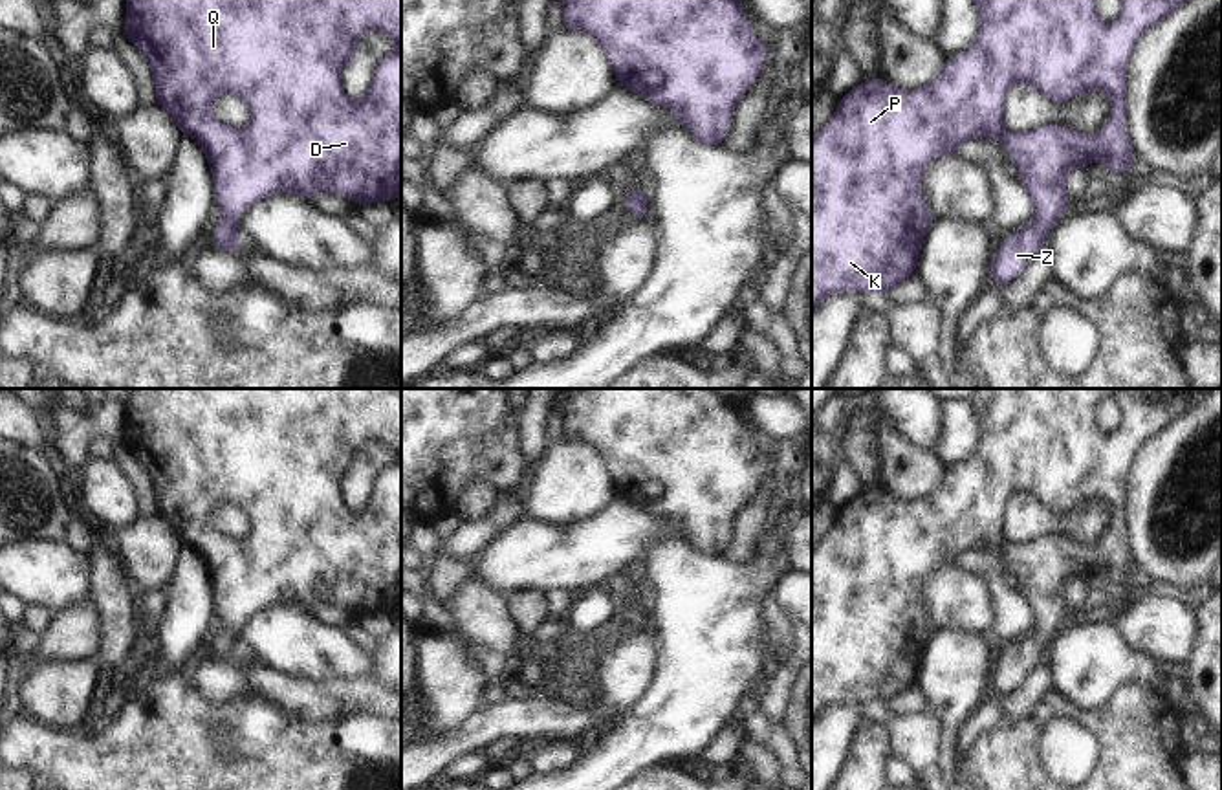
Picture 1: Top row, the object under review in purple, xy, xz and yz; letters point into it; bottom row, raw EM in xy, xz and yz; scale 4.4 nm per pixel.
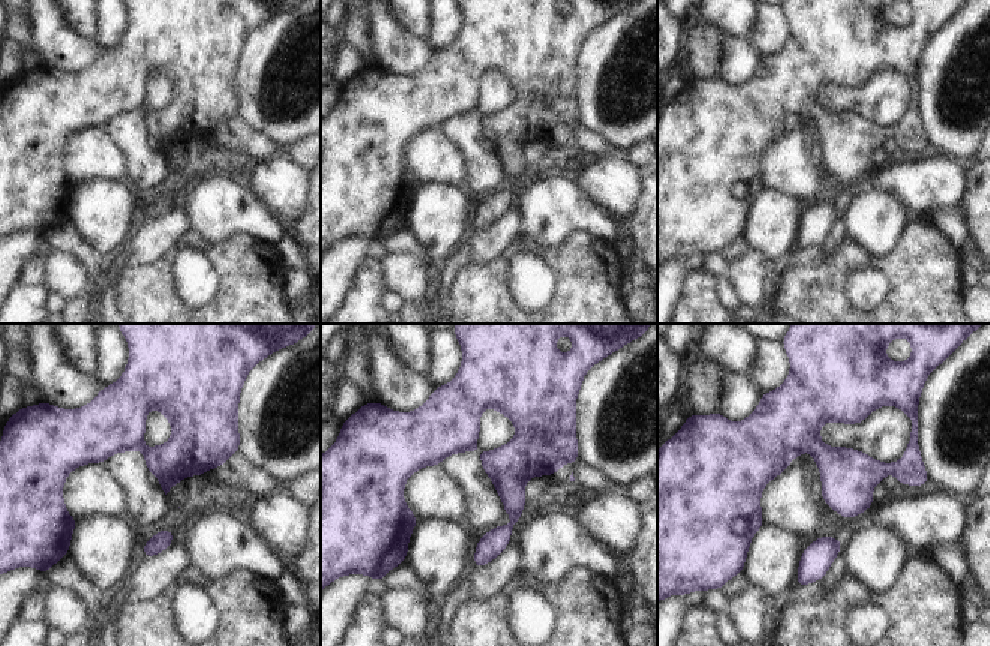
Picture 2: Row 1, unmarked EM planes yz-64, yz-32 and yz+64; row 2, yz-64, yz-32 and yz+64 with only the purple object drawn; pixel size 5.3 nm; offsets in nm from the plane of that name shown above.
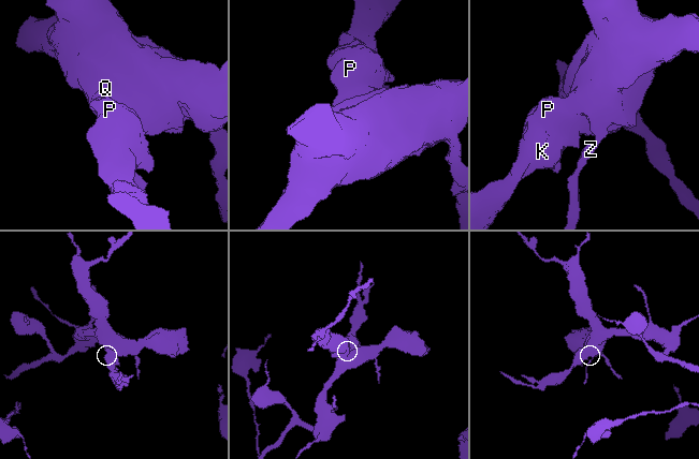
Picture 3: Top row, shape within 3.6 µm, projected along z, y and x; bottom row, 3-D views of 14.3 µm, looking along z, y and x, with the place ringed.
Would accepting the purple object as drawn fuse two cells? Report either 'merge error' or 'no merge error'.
no merge error

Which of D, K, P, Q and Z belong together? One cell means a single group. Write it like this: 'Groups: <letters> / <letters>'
Groups: D K P Q Z

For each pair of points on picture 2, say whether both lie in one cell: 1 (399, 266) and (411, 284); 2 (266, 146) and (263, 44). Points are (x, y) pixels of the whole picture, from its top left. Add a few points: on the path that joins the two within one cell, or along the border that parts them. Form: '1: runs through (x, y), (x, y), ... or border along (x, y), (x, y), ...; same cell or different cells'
1: runs through (399, 270), (408, 279); same cell
2: border along (240, 114), (279, 147), (300, 141); different cells

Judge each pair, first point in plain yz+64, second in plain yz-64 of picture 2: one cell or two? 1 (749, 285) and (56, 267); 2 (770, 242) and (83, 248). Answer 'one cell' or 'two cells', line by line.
1: one cell
2: two cells

